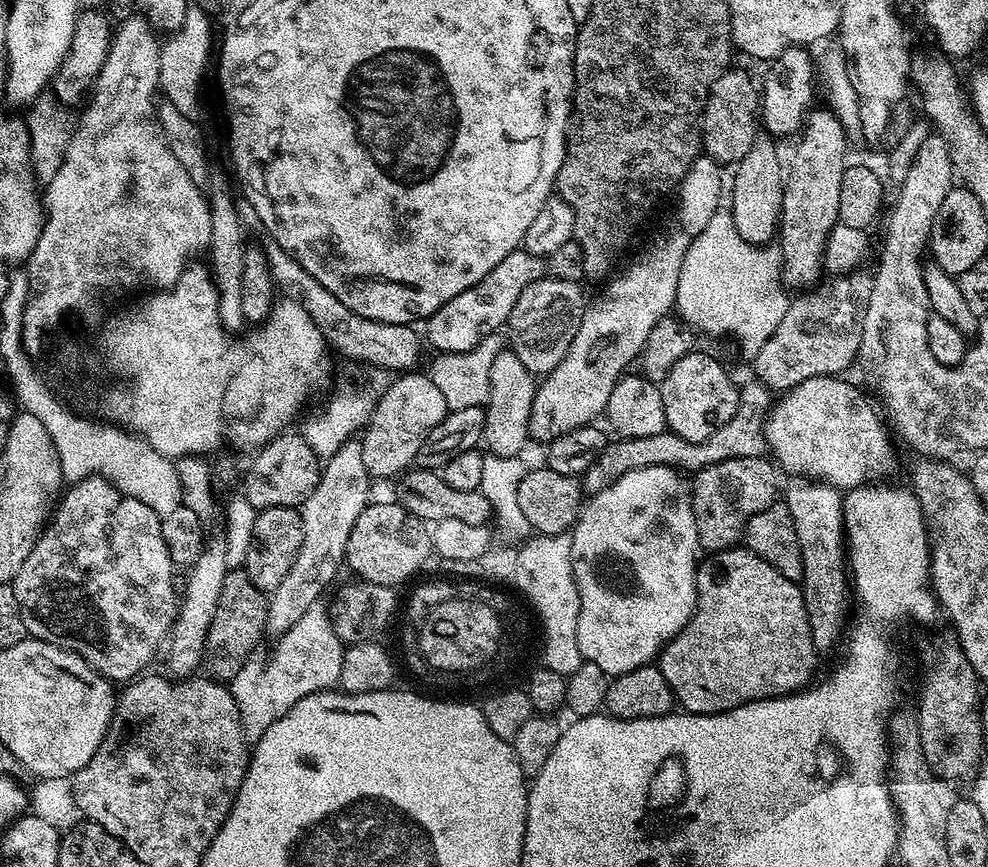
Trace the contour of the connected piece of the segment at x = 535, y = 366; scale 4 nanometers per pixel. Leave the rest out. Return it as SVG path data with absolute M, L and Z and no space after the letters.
M545 274L541 280L530 282L530 286L522 290L518 302L514 302L506 333L512 339L511 351L516 353L526 370L534 374L553 372L570 350L570 342L574 342L574 334L578 334L586 307L584 292L580 287L577 282L566 282Z

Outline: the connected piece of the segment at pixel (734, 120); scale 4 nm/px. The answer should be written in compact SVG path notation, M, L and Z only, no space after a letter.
M742 70L723 72L708 91L699 123L703 153L722 166L735 165L746 156L758 135L760 92L756 82Z

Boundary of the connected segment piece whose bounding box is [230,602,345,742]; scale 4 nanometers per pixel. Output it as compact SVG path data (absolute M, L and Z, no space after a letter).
M318 602L290 630L279 633L276 645L265 664L249 662L238 670L238 674L230 681L232 697L240 711L240 721L244 727L244 735L255 742L282 718L302 698L315 692L327 692L335 689L340 683L342 658L345 645L336 637L336 629L332 627L331 615L325 605Z

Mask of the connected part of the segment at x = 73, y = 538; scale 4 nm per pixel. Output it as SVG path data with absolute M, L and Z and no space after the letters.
M91 476L71 485L59 497L40 541L11 583L27 635L78 654L93 672L107 680L137 679L156 651L161 651L178 615L178 588L172 585L174 565L162 538L160 521L146 502L122 494L103 476Z

